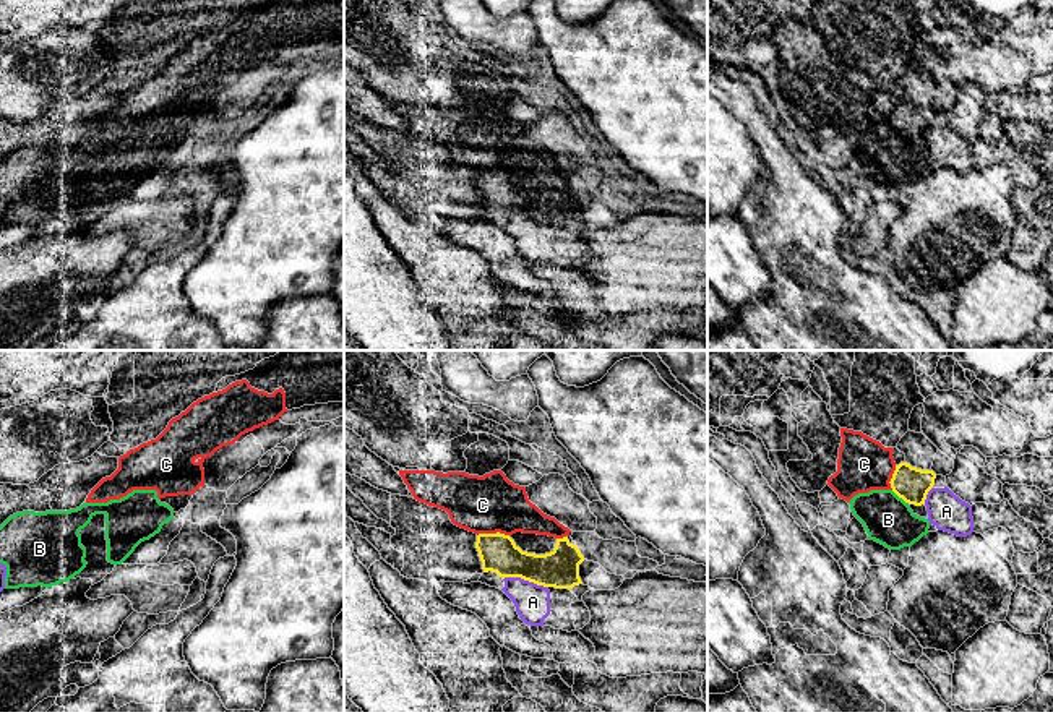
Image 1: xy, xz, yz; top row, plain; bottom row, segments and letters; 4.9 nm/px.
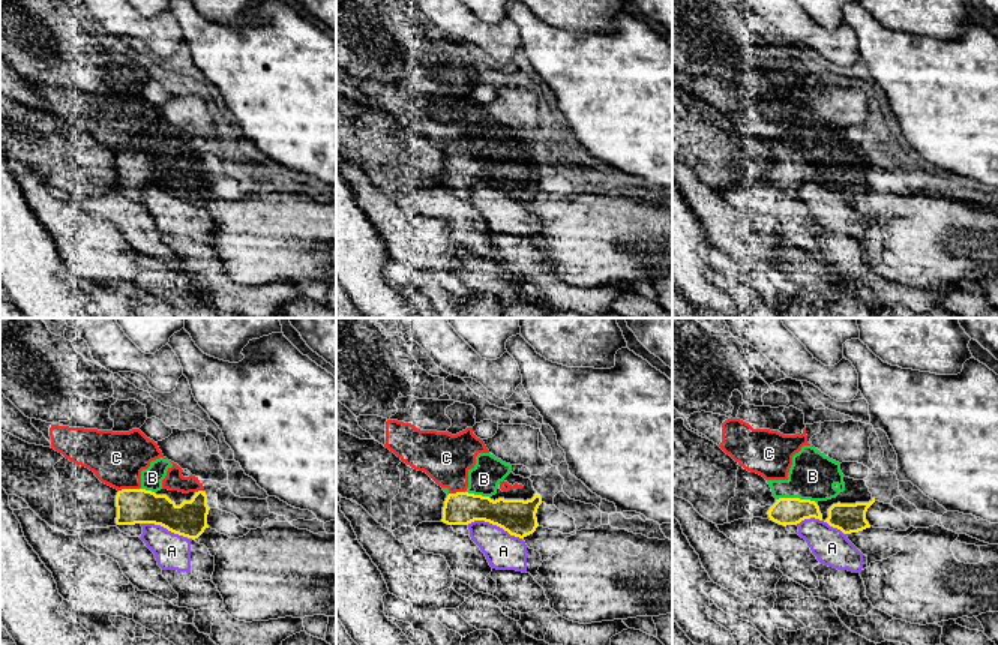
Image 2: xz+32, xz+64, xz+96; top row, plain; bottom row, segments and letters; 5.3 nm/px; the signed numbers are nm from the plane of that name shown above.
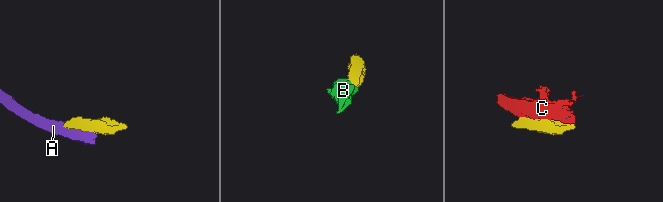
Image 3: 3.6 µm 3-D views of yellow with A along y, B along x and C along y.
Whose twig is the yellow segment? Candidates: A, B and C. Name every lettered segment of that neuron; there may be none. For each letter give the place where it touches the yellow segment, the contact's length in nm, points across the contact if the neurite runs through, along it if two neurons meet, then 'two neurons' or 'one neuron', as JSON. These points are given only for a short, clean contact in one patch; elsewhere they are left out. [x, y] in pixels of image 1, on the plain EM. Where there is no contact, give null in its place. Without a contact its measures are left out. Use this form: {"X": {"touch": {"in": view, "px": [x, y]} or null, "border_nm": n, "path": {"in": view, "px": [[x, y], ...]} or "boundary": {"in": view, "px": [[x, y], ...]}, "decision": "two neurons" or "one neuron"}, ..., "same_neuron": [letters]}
{"A": {"touch": {"in": "xz", "px": [526, 216]}, "border_nm": 220, "decision": "two neurons"}, "B": {"touch": {"in": "yz", "px": [899, 133]}, "border_nm": 100, "path": {"in": "yz", "px": [[911, 120], [899, 133], [888, 145], [888, 156]]}, "decision": "one neuron"}, "C": {"touch": {"in": "xz", "px": [492, 171]}, "border_nm": 160, "decision": "two neurons"}, "same_neuron": ["B"]}

